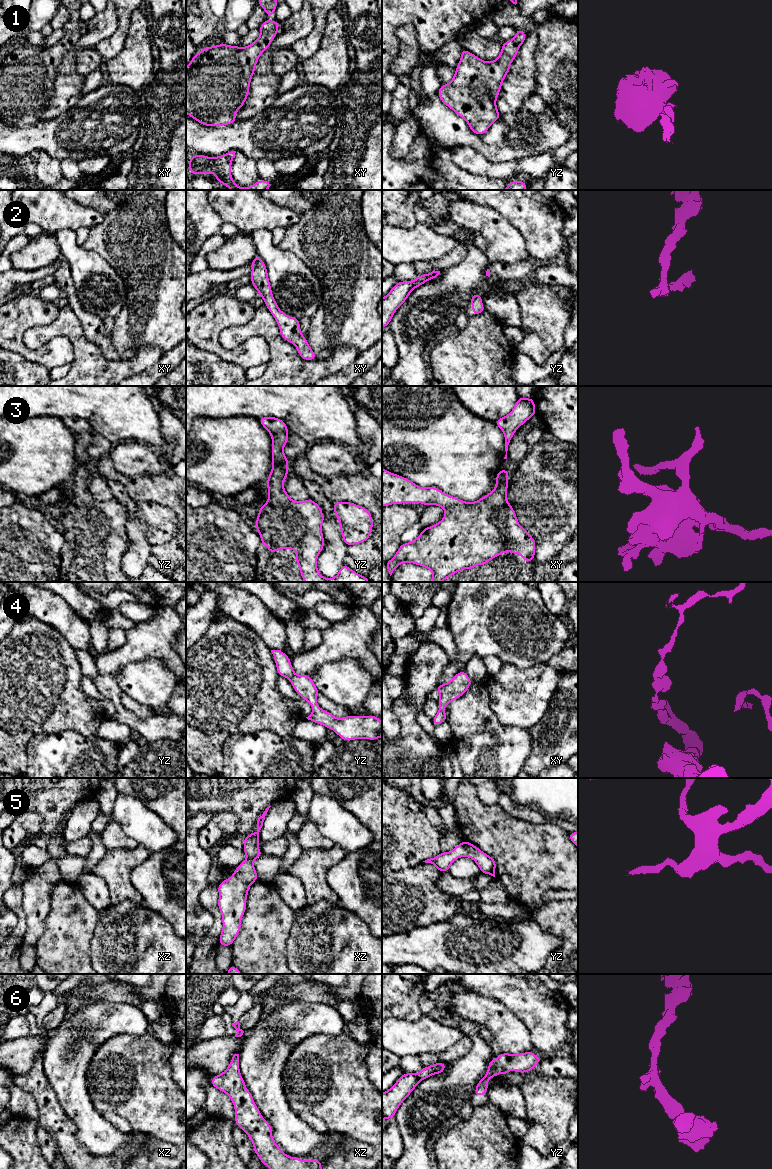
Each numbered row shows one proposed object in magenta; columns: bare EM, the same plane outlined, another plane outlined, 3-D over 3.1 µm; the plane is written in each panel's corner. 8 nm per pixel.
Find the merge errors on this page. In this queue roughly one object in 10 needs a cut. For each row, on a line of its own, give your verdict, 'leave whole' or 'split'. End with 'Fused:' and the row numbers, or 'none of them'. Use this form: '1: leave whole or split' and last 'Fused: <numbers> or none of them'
1: leave whole
2: leave whole
3: leave whole
4: leave whole
5: leave whole
6: leave whole
Fused: none of them

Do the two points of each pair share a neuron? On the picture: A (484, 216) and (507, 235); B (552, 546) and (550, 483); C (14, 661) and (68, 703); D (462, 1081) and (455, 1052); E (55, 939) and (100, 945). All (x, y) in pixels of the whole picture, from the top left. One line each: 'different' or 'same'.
A: same
B: same
C: same
D: different
E: different

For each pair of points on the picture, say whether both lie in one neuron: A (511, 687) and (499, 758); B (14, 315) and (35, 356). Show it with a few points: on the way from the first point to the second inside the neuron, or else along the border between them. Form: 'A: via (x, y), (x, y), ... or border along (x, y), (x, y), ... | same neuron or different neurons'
A: border along (490, 707), (501, 723), (528, 730) | different neurons
B: via (14, 326), (17, 343), (24, 350) | same neuron

